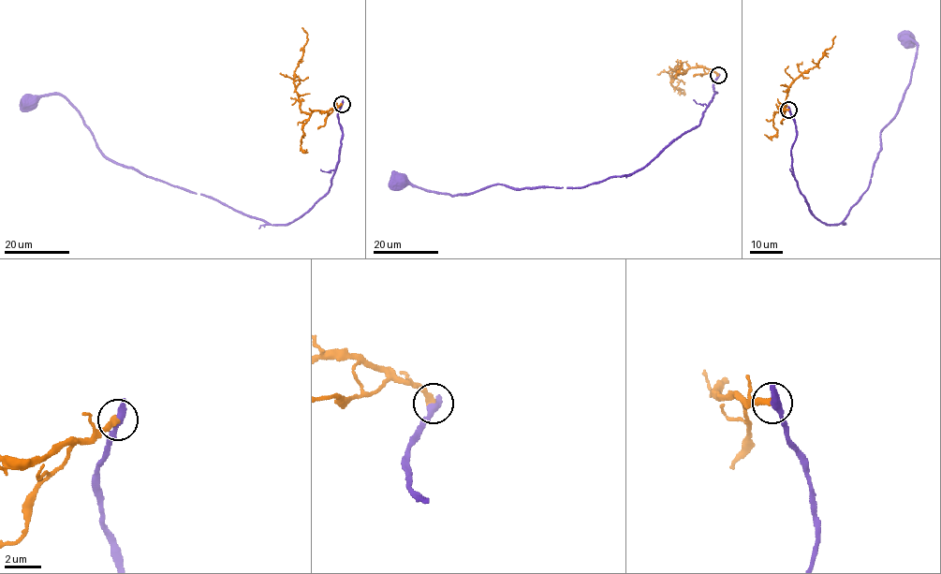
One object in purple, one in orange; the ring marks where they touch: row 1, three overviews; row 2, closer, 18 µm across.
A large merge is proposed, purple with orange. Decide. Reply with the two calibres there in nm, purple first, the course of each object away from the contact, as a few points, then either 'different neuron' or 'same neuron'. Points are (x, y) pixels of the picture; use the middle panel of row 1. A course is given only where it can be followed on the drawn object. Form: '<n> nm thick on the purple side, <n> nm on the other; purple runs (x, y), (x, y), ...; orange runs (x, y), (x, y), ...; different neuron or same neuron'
550 nm thick on the purple side, 340 nm on the other; purple runs (718, 75), (716, 94), (700, 123), (632, 173), (574, 188), (493, 183), (452, 196), (397, 182); orange runs (718, 75), (702, 66), (692, 66), (680, 73), (675, 69), (670, 77), (670, 84), (684, 94), (679, 95); different neuron

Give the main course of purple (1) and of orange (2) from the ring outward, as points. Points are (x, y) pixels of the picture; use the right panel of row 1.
1: (788, 110), (799, 190), (812, 215), (837, 225), (870, 183), (881, 129), (910, 81), (917, 46), (907, 40)
2: (788, 110), (778, 108), (780, 104), (784, 107), (786, 104), (787, 87), (801, 75), (818, 65), (836, 36)

